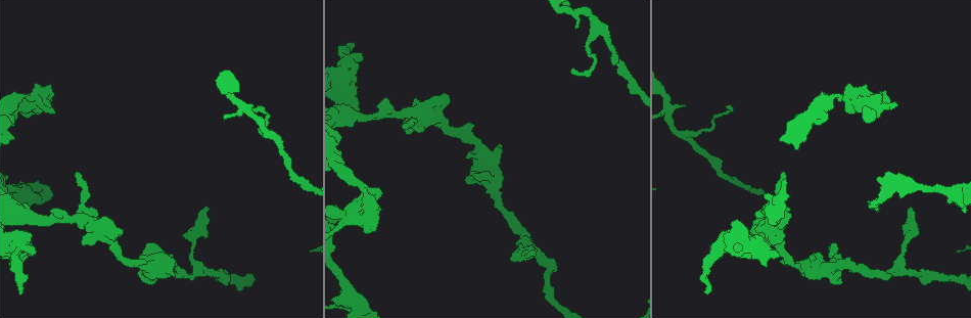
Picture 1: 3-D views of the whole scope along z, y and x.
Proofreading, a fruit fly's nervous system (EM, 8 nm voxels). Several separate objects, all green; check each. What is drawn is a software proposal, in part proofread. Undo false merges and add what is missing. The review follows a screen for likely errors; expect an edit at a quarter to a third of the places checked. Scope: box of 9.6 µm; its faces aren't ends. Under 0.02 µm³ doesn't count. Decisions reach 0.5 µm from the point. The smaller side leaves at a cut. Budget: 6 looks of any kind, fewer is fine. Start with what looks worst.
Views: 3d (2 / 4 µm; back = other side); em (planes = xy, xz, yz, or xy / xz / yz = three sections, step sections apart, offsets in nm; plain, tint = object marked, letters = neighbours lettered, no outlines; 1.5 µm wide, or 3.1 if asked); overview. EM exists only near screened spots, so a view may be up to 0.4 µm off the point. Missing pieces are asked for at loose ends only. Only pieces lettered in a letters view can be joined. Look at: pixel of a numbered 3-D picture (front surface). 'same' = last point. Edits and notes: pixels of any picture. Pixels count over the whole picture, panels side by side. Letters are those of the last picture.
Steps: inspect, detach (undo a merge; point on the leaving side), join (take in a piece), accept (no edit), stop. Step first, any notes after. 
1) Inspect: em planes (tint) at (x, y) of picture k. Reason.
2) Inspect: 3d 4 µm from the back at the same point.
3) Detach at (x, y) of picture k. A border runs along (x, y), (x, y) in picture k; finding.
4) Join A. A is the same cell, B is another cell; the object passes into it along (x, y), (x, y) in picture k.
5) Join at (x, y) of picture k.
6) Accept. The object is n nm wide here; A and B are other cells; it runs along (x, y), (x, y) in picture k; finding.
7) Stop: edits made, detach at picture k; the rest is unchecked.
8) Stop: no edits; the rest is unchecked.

Inspect: 3d 4 µm at (875, 210) of picture 1. End of a long branch.

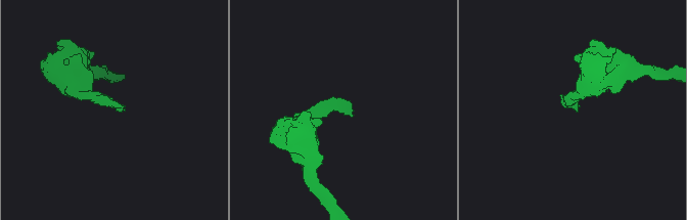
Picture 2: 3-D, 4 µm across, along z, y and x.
Inspect: em xy step 8 (letters) at (124, 108) of picture 2. Shape alone is not enough.

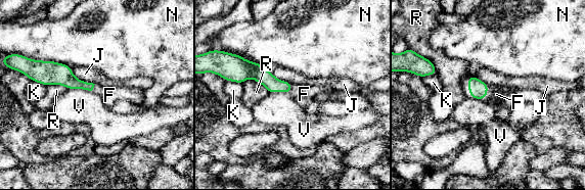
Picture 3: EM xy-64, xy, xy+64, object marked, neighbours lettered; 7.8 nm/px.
Join F. F is the same cell, J, K, N, R and V are other cells; it goes on there.

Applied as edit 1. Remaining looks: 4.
Inspect: em xz step 8 (tint) at (576, 27) of picture 1. Free end.

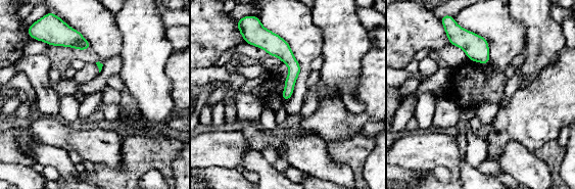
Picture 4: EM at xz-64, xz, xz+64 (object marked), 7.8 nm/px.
Inspect: em planes (letters) at the same point.

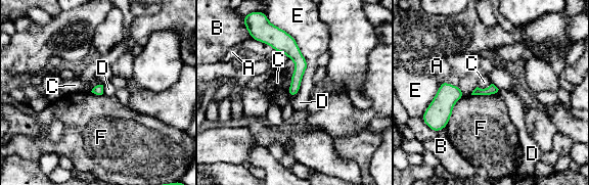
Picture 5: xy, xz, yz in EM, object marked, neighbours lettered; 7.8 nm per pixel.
Accept. A, B, C, D, E and F are other cells; it runs along (279, 31), (299, 59), (291, 94) in picture 5; no lettered piece goes on from it.

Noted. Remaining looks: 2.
Inspect: em planes (letters) at (34, 86) of picture 1. Three-way junction.

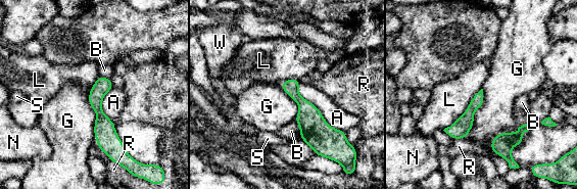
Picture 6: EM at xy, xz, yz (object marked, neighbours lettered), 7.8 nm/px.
Accept. A, B, G, L, N, R, S and W are other cells; it runs along (101, 79), (98, 110), (102, 144) in picture 6; none of them fits.

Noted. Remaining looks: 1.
Stop: edits made, join at picture 3; the rest is unchecked.

